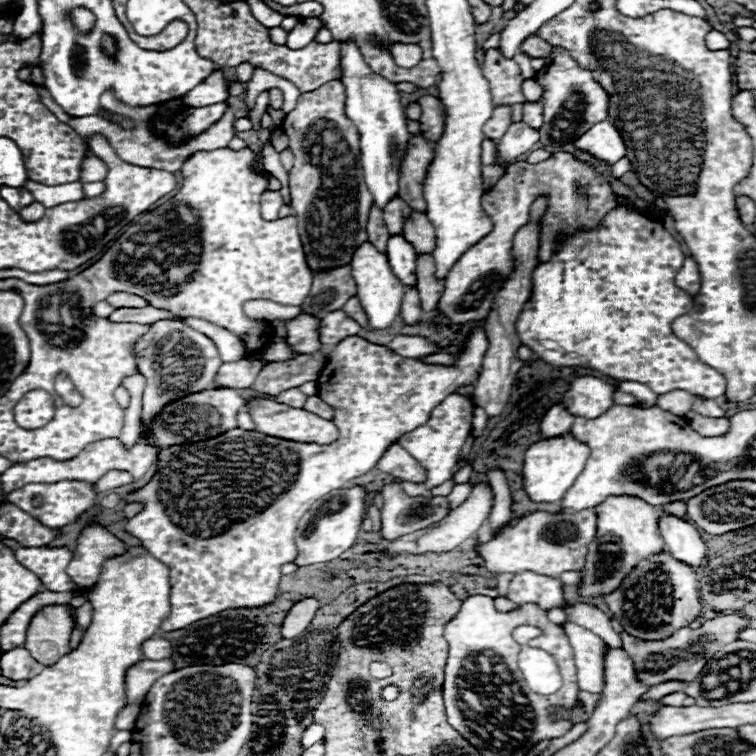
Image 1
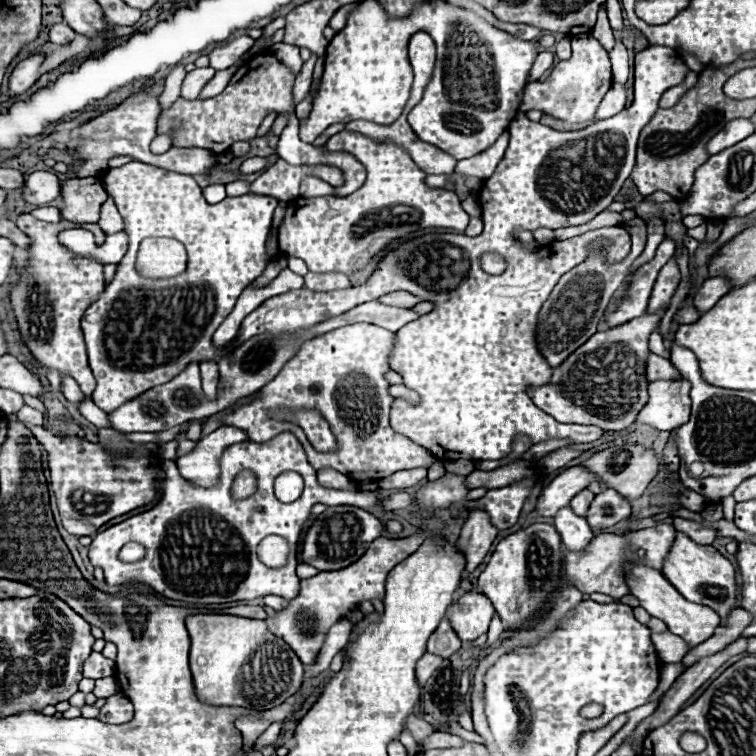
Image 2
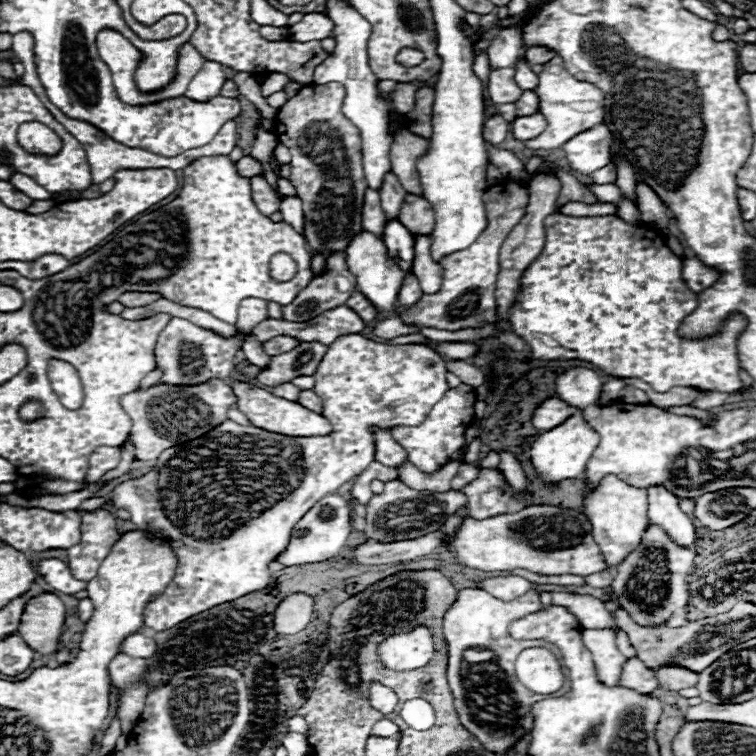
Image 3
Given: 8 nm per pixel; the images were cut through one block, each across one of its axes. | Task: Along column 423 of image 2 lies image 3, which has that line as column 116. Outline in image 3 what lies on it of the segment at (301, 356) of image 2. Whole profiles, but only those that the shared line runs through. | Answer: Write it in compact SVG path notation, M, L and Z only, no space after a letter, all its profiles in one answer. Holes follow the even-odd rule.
M98 446L98 450L94 450L94 454L90 456L90 466L86 470L86 482L96 482L102 474L106 474L108 470L116 468L120 462L120 448L112 448L112 446Z

